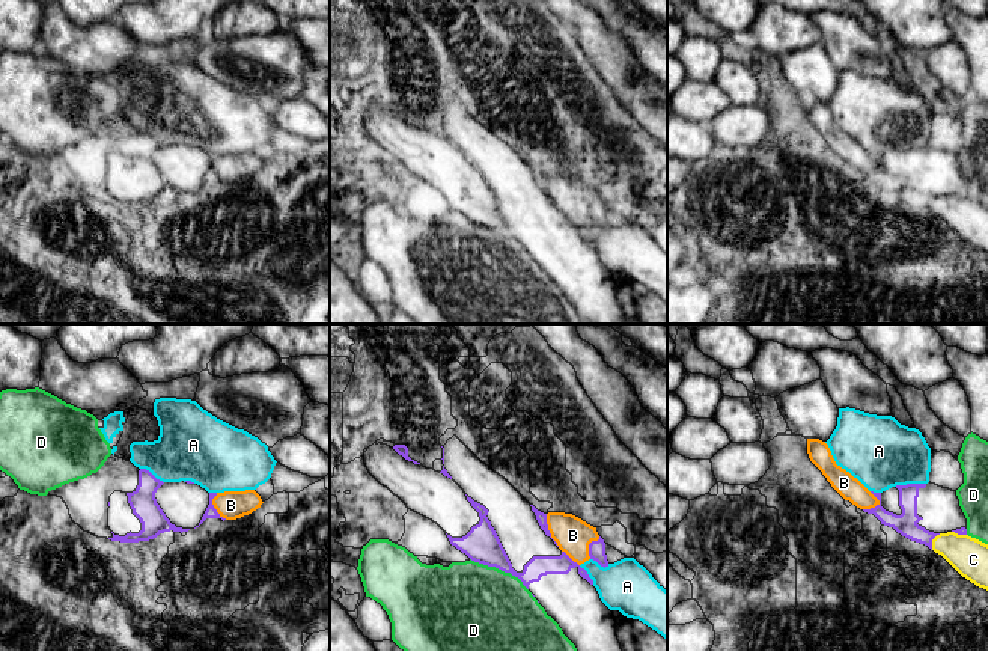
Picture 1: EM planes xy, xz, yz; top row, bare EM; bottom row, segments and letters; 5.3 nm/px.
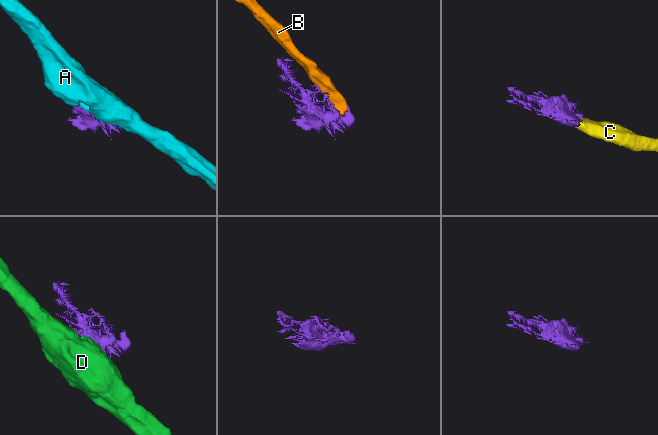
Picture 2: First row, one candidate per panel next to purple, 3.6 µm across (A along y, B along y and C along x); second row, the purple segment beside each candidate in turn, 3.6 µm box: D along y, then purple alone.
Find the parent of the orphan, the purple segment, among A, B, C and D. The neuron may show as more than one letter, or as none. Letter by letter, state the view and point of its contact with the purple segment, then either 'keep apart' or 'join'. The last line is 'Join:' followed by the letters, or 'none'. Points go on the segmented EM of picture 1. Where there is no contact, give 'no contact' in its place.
A: yz (910, 484) | keep apart
B: xz (548, 531) | keep apart
C: yz (931, 541) | join
D: xz (500, 568) | keep apart
Join: C

